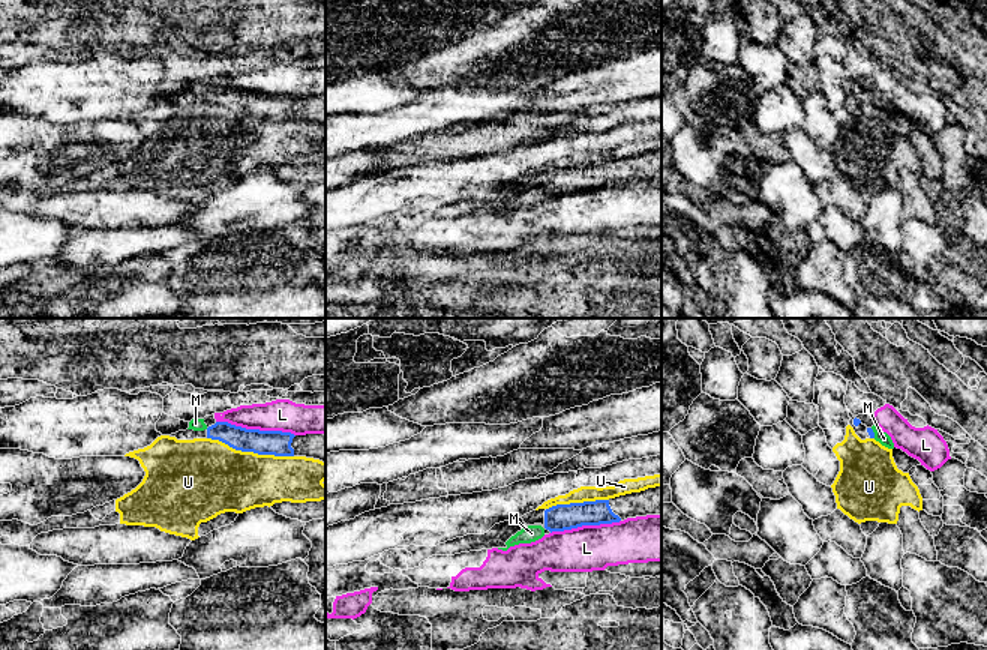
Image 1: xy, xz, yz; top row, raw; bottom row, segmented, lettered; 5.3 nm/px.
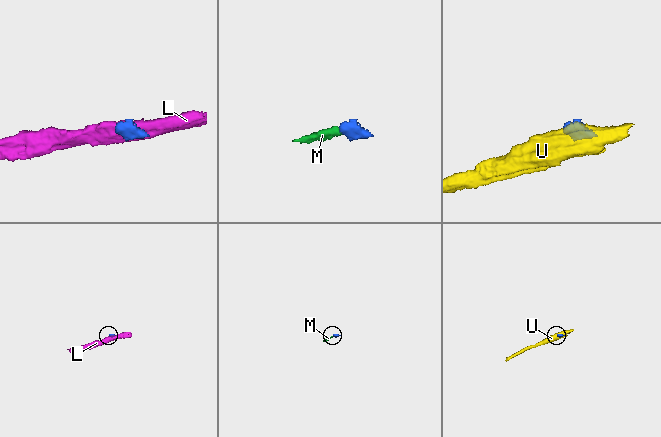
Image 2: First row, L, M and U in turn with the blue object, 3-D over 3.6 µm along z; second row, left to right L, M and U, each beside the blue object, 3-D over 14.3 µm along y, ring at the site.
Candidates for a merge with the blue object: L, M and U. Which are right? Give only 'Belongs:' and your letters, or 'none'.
Belongs: M

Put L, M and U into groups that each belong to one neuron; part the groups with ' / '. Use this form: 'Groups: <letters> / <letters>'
Groups: L / M / U

